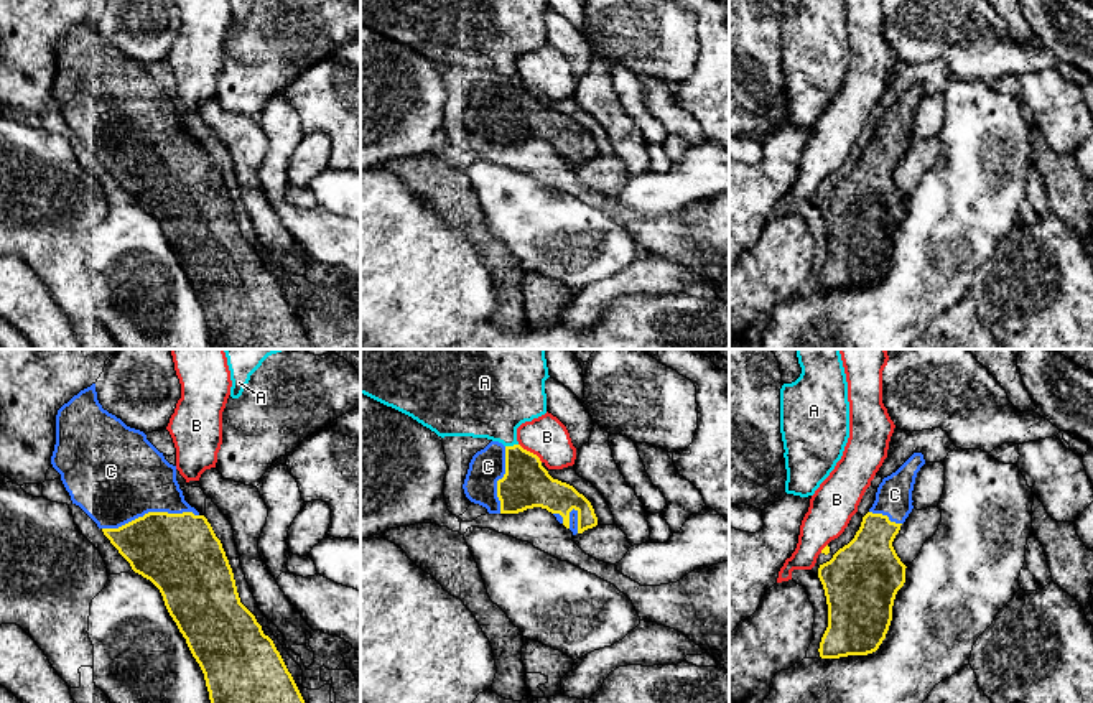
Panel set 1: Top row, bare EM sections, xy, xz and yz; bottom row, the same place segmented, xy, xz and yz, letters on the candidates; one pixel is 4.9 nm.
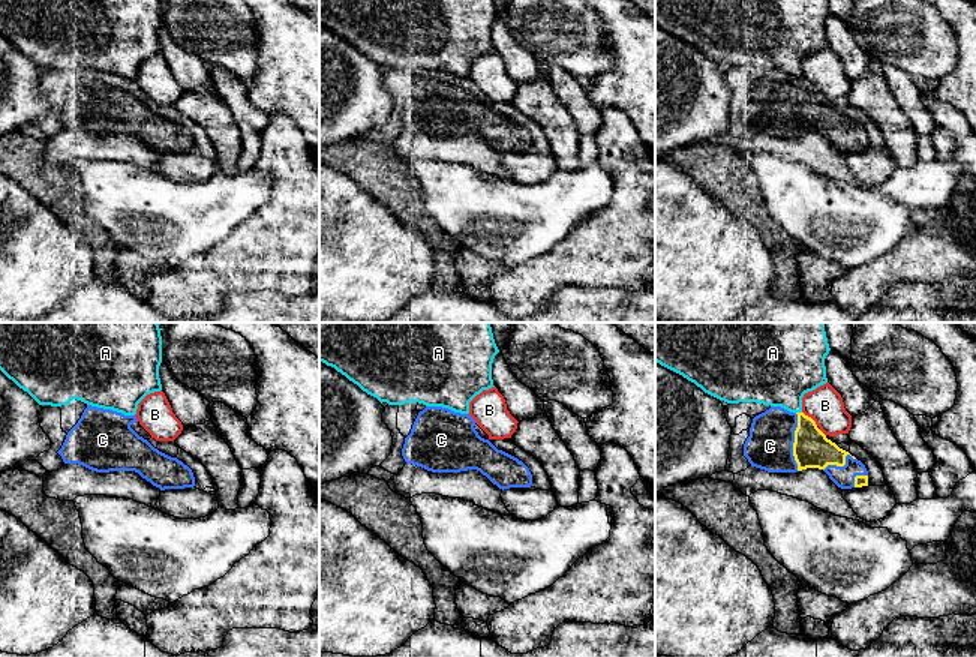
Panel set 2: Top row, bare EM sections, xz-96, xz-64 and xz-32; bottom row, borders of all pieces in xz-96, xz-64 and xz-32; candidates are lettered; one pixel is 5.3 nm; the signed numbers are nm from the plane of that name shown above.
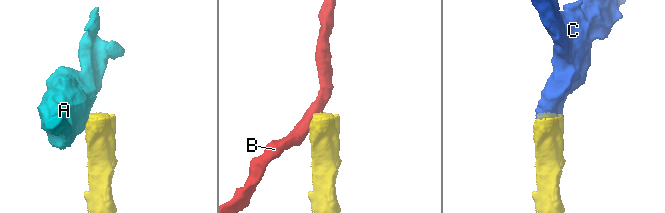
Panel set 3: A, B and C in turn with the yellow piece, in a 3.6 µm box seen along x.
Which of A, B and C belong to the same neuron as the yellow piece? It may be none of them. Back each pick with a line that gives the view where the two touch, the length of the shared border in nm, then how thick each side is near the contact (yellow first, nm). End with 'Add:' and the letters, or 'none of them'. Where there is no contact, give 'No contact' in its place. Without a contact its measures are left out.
C: Touches yellow in xy. Shared border 480 nm. Thickness 400 nm (yellow) against 460 nm
Add: C

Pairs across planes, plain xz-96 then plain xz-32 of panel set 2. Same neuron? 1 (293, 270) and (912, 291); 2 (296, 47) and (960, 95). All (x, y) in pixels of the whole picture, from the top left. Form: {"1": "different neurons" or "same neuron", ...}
{"1": "different neurons", "2": "same neuron"}

